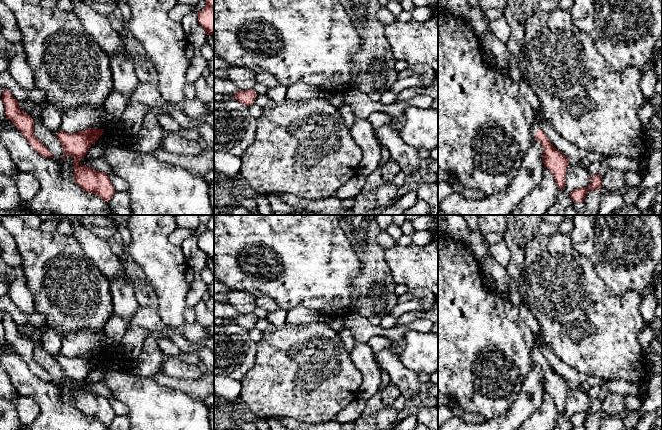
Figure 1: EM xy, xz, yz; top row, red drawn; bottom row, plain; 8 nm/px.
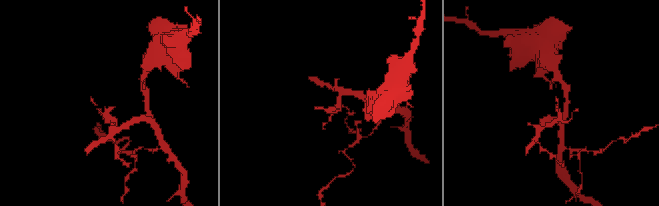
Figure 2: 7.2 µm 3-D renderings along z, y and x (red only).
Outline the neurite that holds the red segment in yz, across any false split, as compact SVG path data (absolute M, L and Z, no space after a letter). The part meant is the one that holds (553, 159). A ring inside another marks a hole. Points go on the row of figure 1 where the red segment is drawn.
M535 122L531 126L531 134L535 140L538 140L542 144L543 164L551 171L558 189L565 189L565 177L570 162L569 159L551 144L546 134Z

